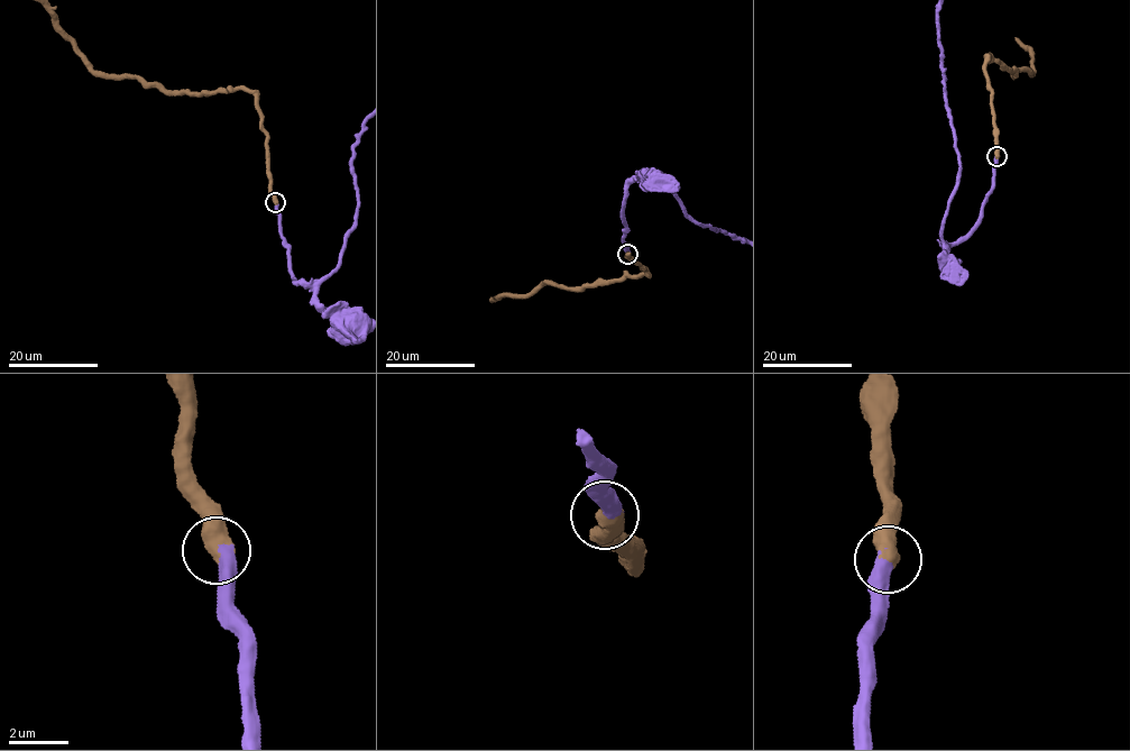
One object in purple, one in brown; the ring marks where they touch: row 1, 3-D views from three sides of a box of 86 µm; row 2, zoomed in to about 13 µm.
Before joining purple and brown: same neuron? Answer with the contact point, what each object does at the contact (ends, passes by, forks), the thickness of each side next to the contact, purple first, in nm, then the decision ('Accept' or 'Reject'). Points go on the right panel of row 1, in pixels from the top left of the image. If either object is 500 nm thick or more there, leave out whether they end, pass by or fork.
Place: (997, 156). Thickness 500 nm (purple) against 650 nm. Accept

